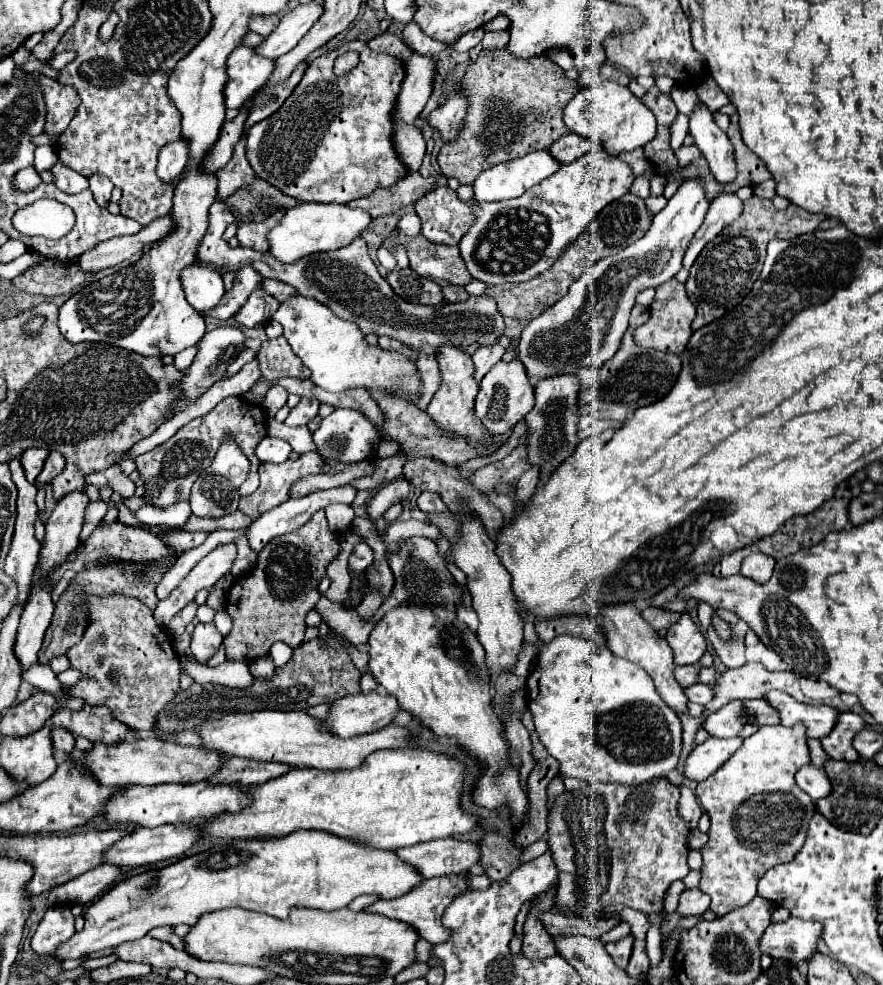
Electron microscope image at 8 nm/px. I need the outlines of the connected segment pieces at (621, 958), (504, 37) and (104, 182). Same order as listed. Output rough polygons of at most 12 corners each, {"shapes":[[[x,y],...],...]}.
{"shapes":[[[634,936],[608,942],[606,950],[616,966],[626,968]],[[508,30],[486,32],[482,48],[488,52],[506,48]],[[90,176],[96,204],[108,208],[114,184],[106,176]]]}

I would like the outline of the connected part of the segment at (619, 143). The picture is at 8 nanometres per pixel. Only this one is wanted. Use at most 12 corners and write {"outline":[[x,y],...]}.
{"outline":[[618,82],[582,88],[564,122],[608,154],[644,146],[654,114]]}

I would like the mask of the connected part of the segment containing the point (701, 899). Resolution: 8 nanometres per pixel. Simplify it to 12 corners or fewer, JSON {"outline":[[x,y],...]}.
{"outline":[[700,888],[680,896],[680,914],[702,916],[710,898]]}

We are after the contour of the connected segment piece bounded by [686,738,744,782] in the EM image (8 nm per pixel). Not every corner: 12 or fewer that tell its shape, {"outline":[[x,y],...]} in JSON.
{"outline":[[708,738],[686,760],[686,776],[702,782],[744,738]]}

